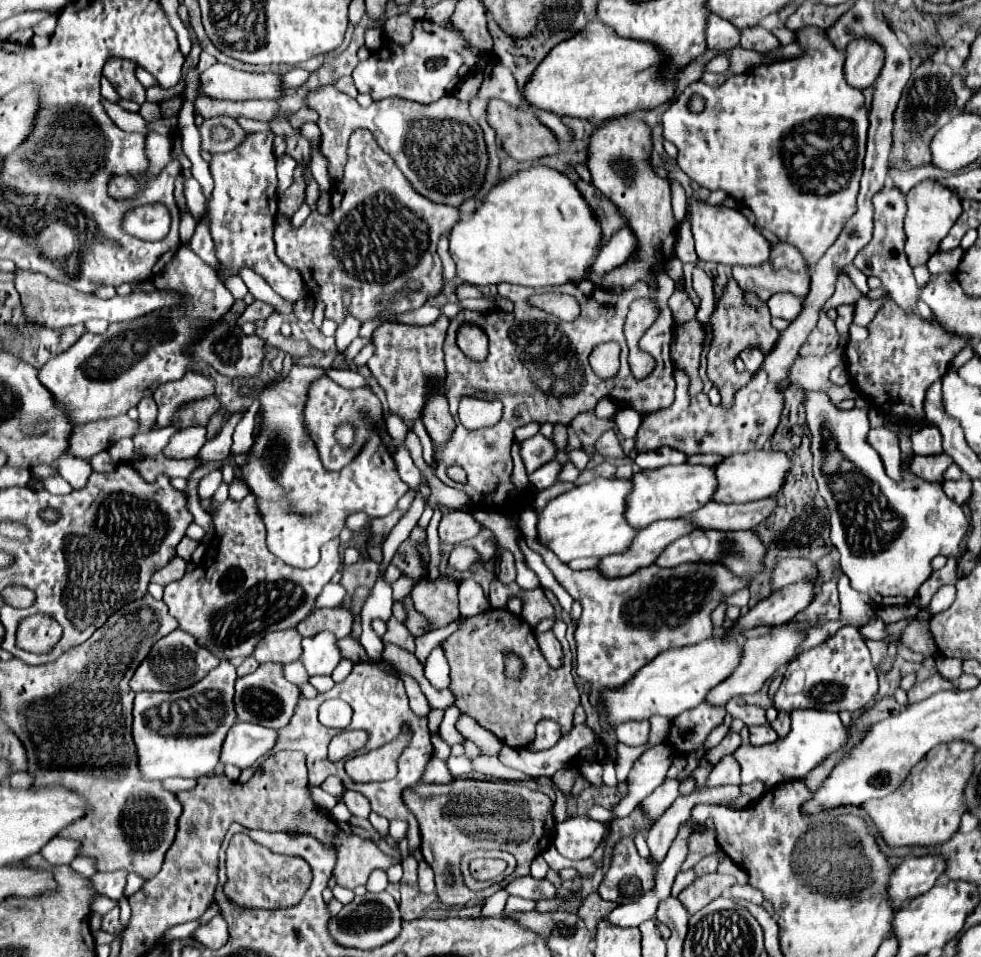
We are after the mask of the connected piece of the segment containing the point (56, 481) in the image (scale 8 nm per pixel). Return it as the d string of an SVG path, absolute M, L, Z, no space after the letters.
M57 475L55 477L47 477L47 479L41 479L41 483L43 483L45 491L49 491L53 495L67 495L67 493L73 491L71 485L67 481L63 481L63 477L57 477Z

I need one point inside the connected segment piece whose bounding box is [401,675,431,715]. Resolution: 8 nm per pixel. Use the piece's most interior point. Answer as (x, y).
(418, 702)

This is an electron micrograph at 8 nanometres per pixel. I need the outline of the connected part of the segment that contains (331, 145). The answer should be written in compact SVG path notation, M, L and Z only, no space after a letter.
M323 87L309 93L305 103L319 113L317 125L322 135L321 153L327 159L329 177L333 181L343 179L349 135L363 127L371 131L373 139L395 161L411 187L433 203L459 207L465 199L475 197L483 185L489 163L483 131L471 117L469 103L451 93L429 105L393 97L373 101L371 107L363 109L355 99L335 87Z

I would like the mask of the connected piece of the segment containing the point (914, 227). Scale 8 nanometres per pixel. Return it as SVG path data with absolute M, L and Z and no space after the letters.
M921 181L907 193L907 217L905 217L905 253L909 257L909 265L917 267L923 265L937 249L941 239L949 233L949 229L955 225L957 217L961 215L961 201L953 195L951 189L943 187L935 181Z

